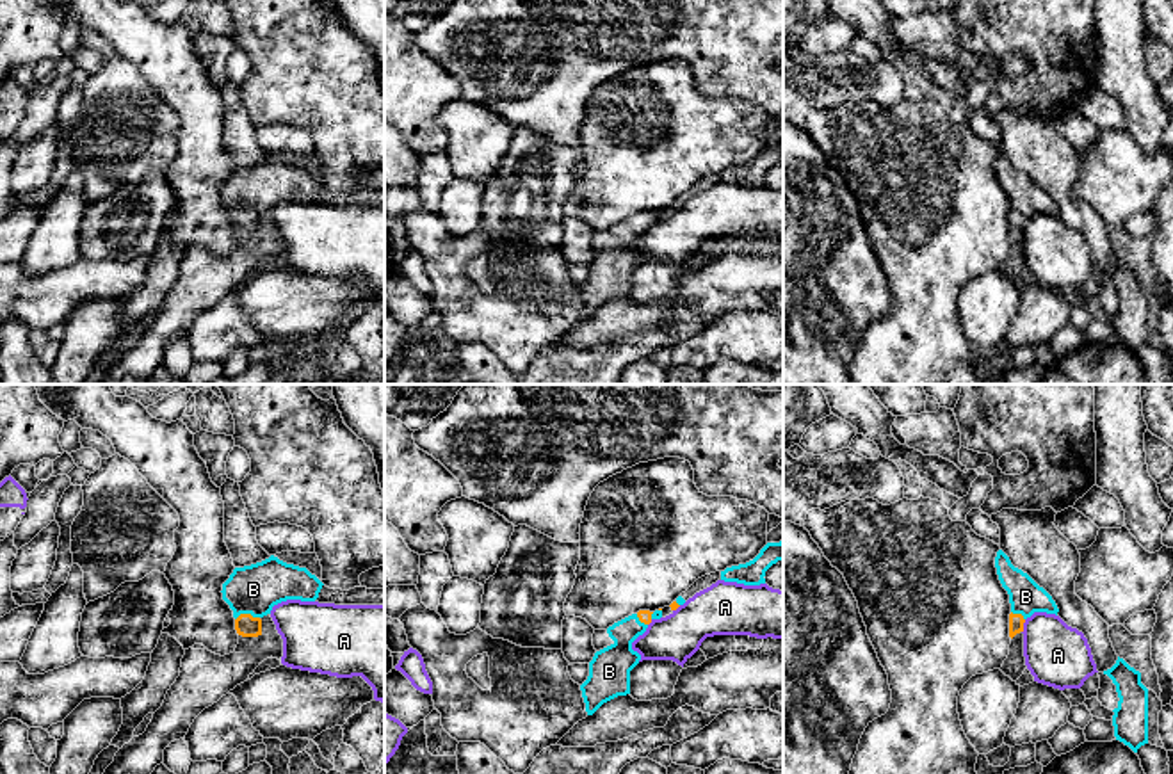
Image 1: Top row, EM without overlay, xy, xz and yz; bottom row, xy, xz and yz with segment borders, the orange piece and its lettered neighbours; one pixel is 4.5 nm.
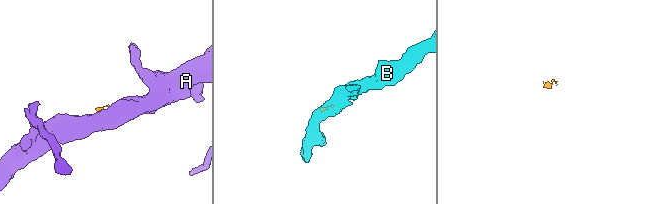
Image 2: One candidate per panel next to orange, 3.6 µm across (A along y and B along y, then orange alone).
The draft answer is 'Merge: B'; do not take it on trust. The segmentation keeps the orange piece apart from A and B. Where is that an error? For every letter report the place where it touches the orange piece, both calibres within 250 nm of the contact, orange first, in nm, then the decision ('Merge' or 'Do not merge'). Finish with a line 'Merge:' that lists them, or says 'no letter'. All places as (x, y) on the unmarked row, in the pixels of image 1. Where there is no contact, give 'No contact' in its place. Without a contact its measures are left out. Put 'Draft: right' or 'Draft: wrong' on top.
Draft: right
A: Touches orange at yz (1022, 228). Thickness 70 nm (orange) against 280 nm. Do not merge
B: Touches orange at xy (246, 216). Thickness 100 nm (orange) against 220 nm. Merge
Merge: B

